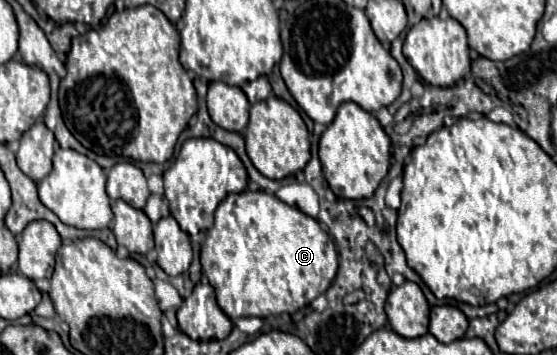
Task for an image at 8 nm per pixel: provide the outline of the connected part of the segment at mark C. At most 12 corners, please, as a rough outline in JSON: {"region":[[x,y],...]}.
{"region":[[265,191],[223,199],[200,252],[235,321],[325,293],[337,251]]}

